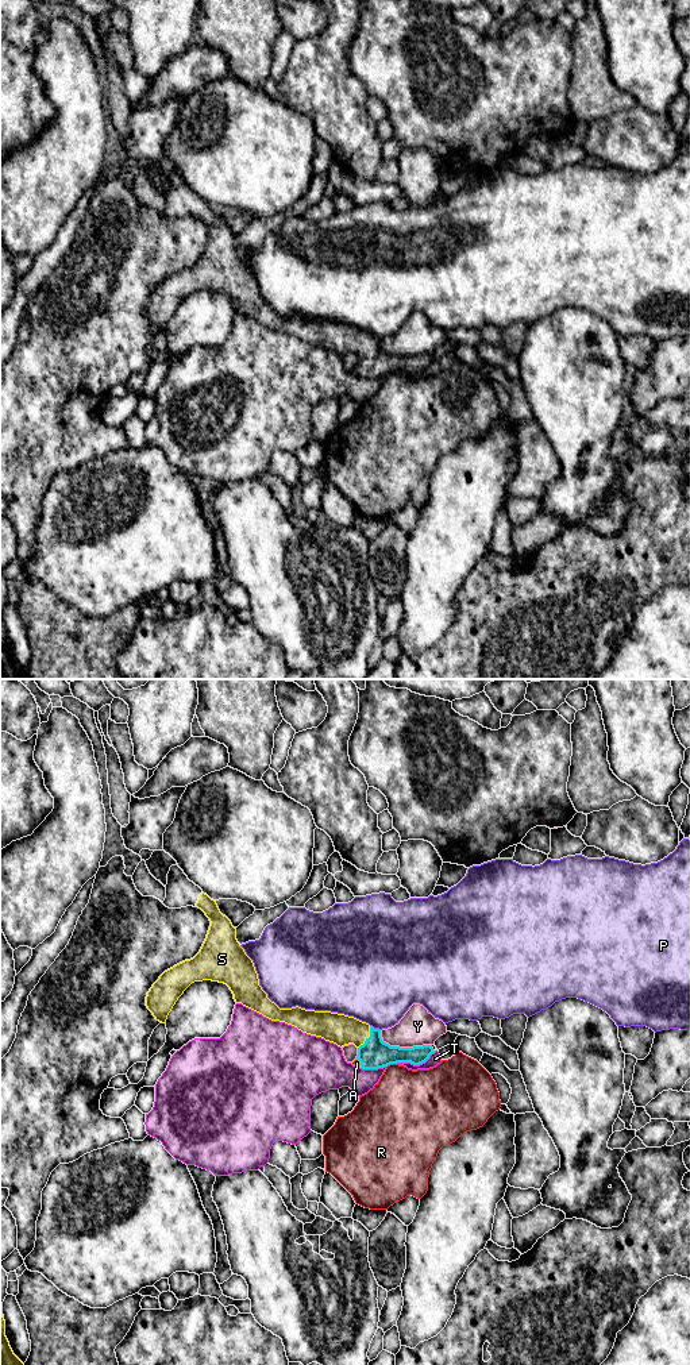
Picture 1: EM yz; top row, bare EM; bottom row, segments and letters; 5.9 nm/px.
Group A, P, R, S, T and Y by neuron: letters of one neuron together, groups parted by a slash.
A S / P / R / T / Y

